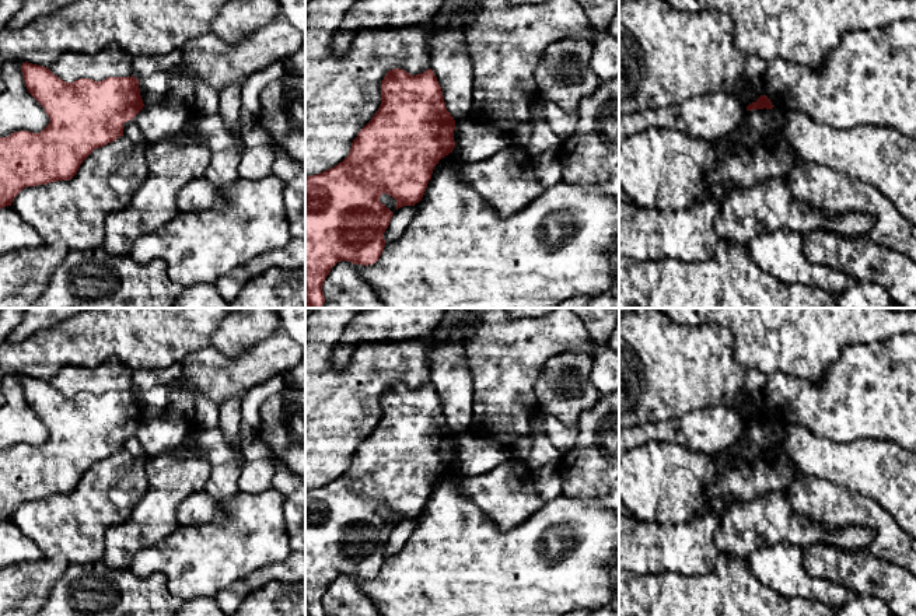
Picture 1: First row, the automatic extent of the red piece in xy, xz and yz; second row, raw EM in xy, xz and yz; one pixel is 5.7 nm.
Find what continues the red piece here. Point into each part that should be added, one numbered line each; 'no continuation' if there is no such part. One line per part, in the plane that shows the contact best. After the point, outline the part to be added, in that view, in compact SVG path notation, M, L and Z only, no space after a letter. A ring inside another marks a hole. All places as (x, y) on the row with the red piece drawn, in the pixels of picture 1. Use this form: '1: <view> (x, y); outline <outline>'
no continuation

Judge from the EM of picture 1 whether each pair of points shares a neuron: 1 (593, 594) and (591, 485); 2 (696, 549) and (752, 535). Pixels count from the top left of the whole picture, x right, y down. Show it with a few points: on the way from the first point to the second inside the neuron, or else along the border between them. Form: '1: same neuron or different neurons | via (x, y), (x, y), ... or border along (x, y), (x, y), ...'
1: different neurons | border along (562, 493), (567, 497), (597, 500), (604, 506)
2: different neurons | border along (723, 513), (715, 535), (715, 545), (720, 553)

